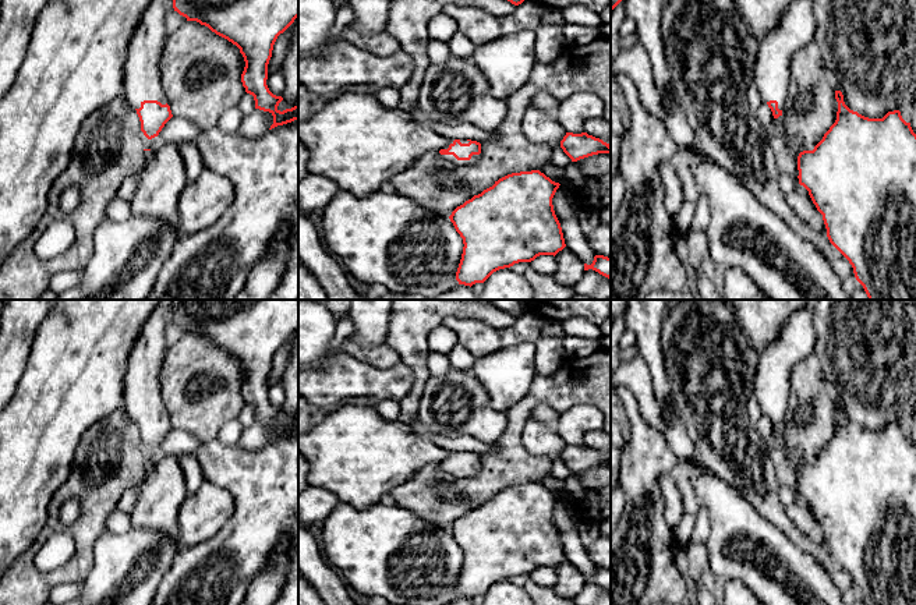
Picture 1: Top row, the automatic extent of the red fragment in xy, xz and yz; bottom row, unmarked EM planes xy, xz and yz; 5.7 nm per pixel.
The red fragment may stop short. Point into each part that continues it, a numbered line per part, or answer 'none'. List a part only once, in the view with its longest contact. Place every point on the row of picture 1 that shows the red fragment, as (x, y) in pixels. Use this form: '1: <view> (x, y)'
1: xz (451, 158)

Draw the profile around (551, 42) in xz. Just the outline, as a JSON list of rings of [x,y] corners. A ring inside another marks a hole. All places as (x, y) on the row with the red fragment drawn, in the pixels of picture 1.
[[[540,25],[535,32],[535,63],[549,63],[558,59],[567,46],[563,26],[560,25]]]

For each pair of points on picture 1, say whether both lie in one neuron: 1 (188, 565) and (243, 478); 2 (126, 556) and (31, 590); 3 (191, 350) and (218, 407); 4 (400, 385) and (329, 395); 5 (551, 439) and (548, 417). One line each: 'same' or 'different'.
1: same
2: different
3: same
4: same
5: different

